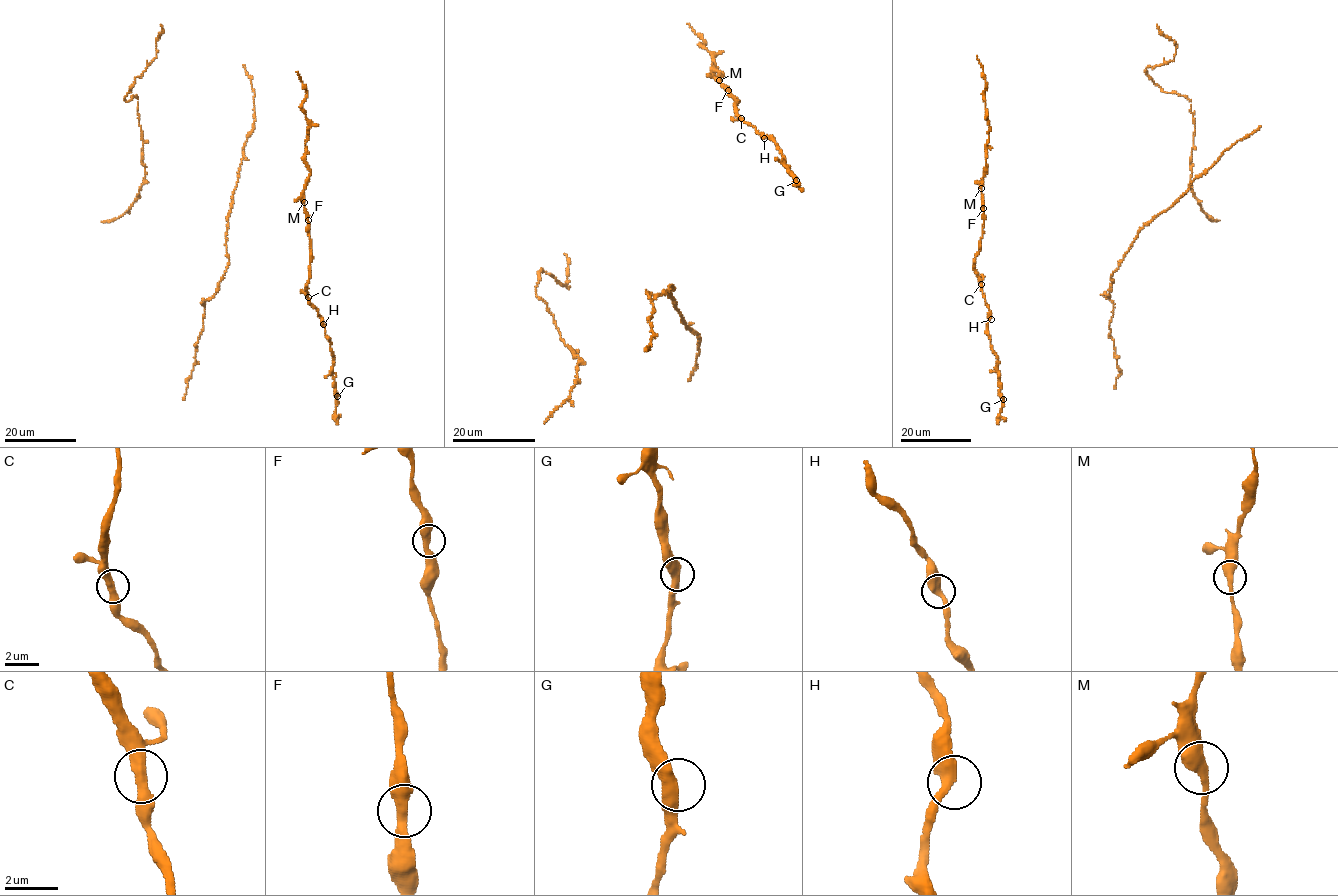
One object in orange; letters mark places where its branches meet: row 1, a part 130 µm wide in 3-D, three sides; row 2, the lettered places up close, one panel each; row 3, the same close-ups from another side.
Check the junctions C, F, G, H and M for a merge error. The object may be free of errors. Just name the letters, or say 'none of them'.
none of them

